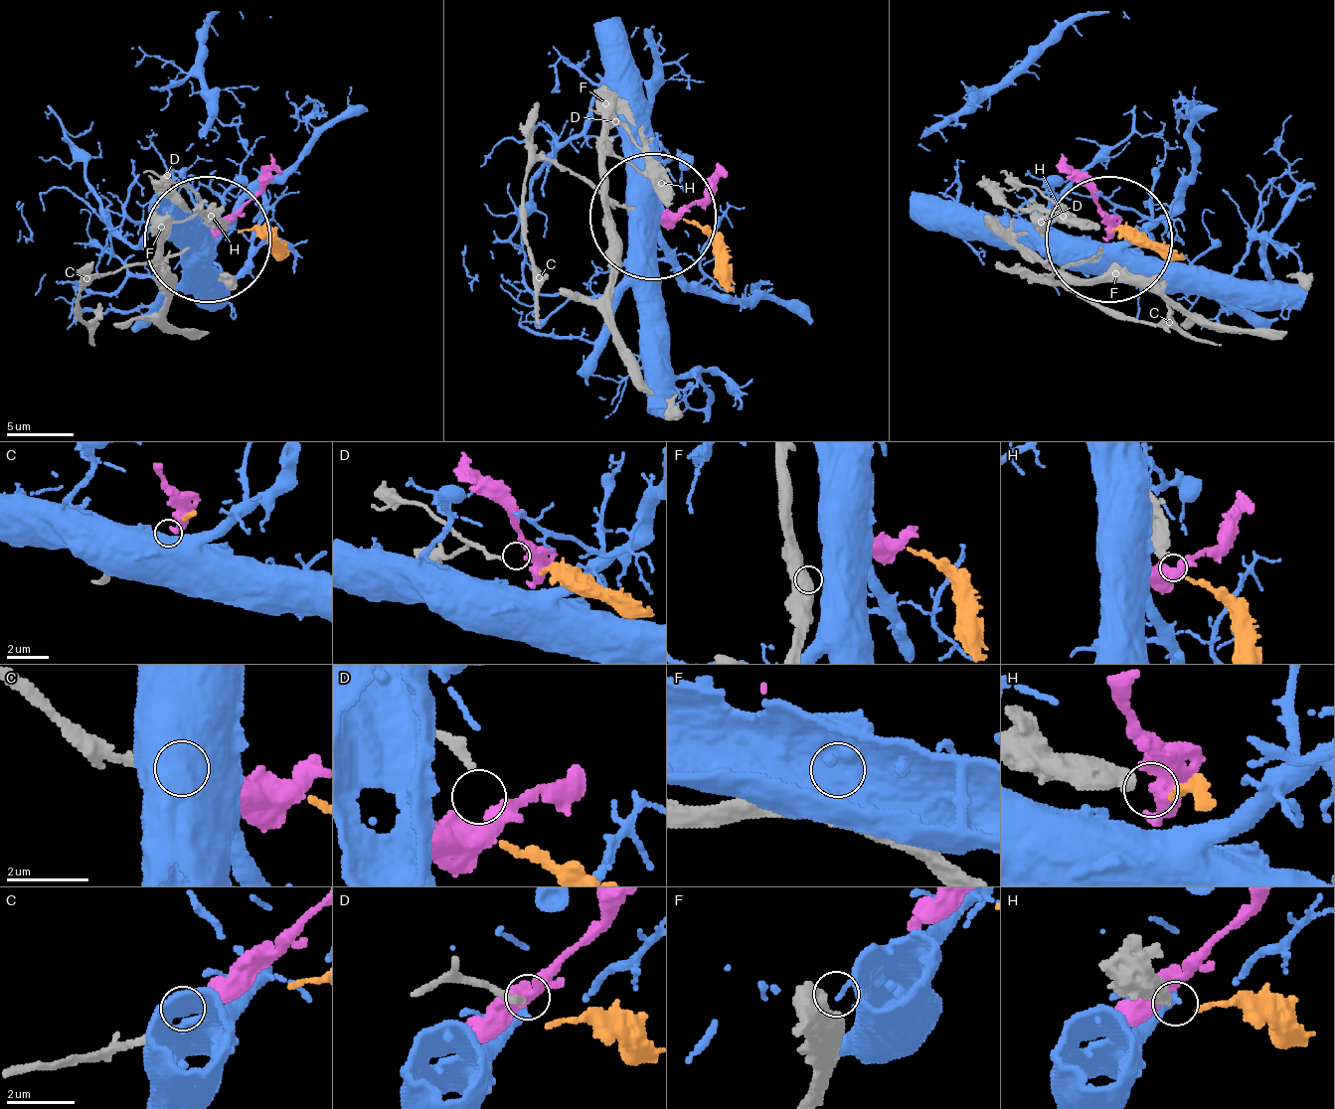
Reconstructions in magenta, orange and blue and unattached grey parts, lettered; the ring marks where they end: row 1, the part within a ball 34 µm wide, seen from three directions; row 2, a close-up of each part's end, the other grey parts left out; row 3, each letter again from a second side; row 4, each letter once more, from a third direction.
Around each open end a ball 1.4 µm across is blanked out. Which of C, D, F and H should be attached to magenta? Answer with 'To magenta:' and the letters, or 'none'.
To magenta: C

